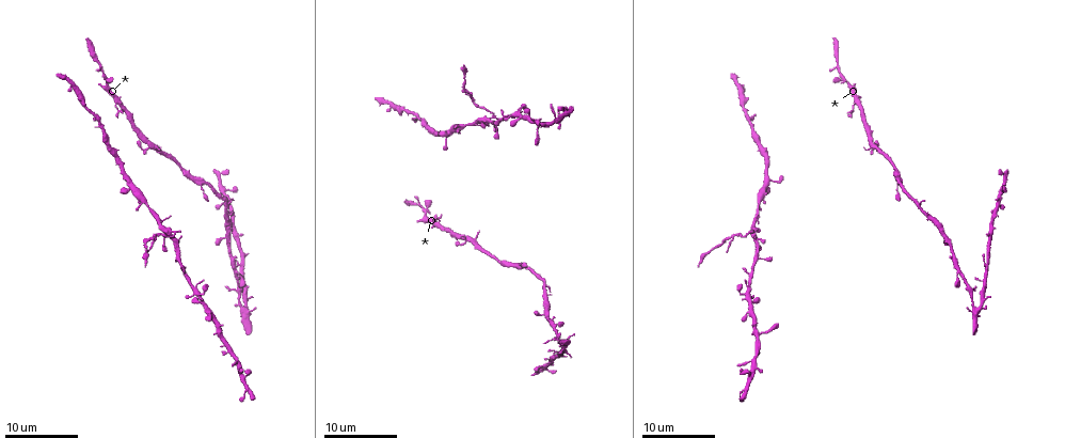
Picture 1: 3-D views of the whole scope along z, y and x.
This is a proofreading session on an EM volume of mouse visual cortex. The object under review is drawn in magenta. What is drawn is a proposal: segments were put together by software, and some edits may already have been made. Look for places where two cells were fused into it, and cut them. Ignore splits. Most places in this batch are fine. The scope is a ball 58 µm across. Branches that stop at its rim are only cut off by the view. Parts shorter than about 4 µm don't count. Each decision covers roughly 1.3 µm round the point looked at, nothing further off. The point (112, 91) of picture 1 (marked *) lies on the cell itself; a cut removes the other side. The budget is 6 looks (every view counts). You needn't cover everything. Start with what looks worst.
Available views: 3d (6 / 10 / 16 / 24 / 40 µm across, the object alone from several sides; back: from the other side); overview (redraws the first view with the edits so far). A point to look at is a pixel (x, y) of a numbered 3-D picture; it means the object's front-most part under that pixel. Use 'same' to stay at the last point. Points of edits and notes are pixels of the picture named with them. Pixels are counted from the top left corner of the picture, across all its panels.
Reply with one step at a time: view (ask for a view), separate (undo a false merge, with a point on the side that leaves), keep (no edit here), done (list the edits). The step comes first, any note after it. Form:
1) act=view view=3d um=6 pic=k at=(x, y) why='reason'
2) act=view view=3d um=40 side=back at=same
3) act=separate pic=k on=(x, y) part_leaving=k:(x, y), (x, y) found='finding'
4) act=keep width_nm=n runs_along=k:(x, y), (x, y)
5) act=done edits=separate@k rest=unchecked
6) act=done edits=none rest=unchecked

act=view view=3d um=10 pic=1 at=(489, 119)

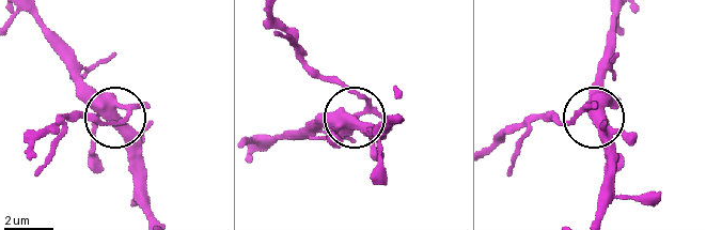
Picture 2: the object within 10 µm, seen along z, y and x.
act=separate pic=2 on=(137, 108) arms=5 part_leaving=2:(107, 104), (121, 109), (118, 120), (64, 116), (31, 149) found='a second cell is stuck on'

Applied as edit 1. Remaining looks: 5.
act=view view=overview

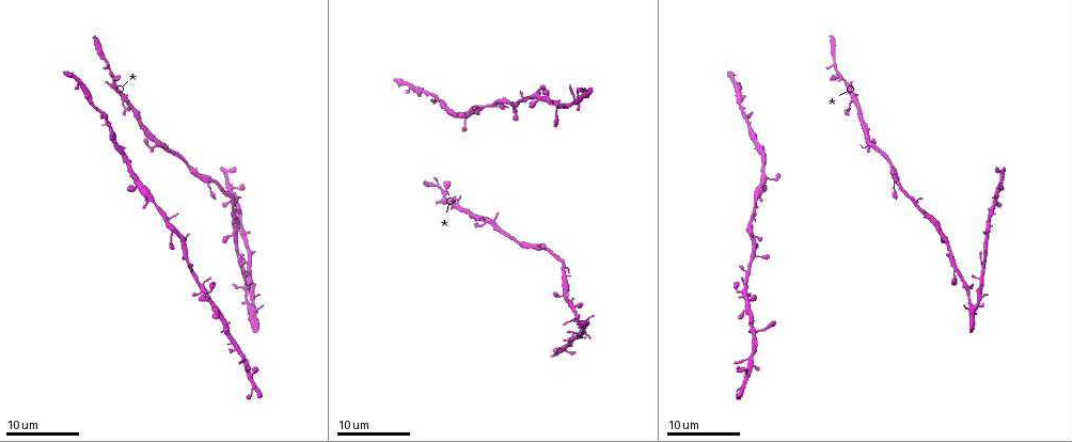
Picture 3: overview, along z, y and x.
act=view view=3d um=10 pic=3 at=(442, 191) why='three-way junction'

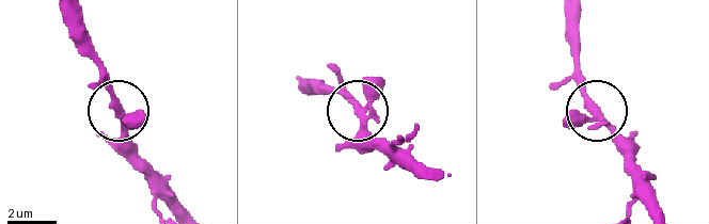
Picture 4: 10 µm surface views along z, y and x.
act=view view=3d um=10 side=back pic=4 at=(587, 107)

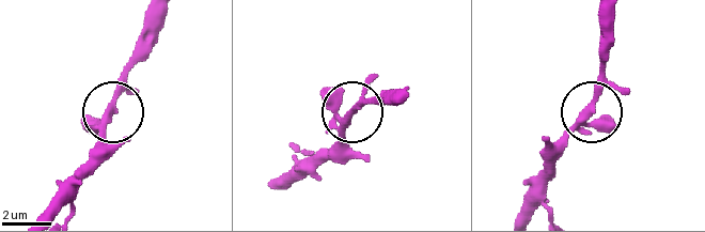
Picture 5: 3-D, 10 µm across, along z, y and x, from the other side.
act=keep width_nm=320 found='one cell here'

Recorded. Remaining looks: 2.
act=view view=3d um=16 pic=3 at=(744, 116) why='side arm on a straight run'

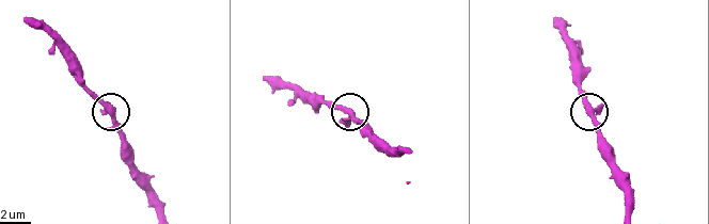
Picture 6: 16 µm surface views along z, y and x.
act=keep side_arm_um=9 found='all the same cell'

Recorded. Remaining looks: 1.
act=done edits=separate@2 rest=unchecked

